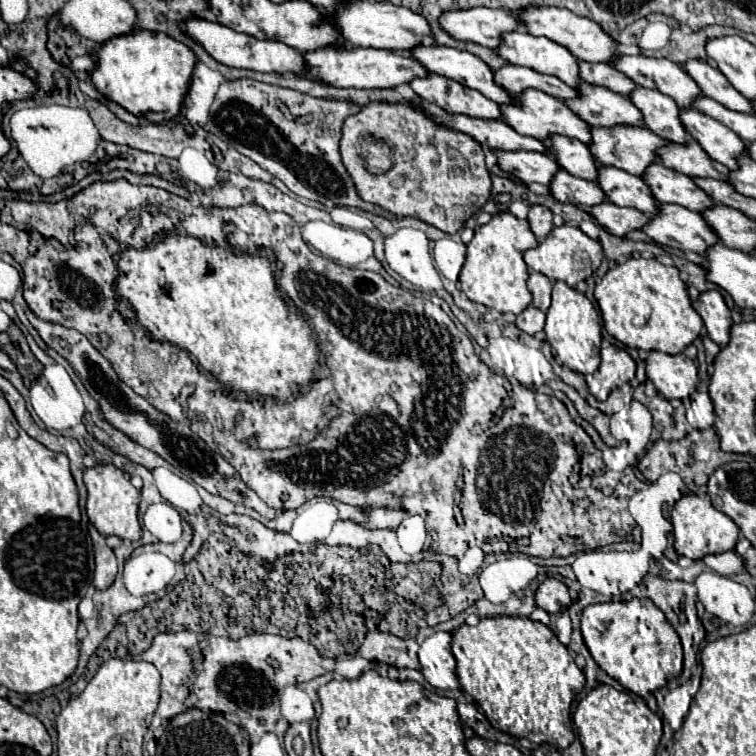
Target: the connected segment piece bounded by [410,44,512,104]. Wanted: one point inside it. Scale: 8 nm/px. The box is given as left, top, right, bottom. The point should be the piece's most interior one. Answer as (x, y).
(463, 67)

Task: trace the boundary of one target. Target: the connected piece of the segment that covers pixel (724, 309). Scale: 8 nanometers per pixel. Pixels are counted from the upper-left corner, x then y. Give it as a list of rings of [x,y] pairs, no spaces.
[[[718,290],[702,292],[700,298],[694,302],[694,308],[702,316],[704,326],[708,330],[708,336],[718,346],[726,346],[730,340],[732,318],[730,318],[730,308],[726,306],[722,294]]]

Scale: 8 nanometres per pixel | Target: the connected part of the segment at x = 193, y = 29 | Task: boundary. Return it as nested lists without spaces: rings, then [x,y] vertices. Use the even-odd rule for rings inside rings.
[[[186,18],[186,22],[182,22],[182,30],[186,30],[186,34],[192,36],[214,60],[232,68],[248,68],[248,70],[260,70],[260,72],[296,72],[296,74],[304,70],[302,54],[282,42],[258,40],[254,36],[234,32],[232,28],[222,26],[218,22],[208,22],[200,18]]]

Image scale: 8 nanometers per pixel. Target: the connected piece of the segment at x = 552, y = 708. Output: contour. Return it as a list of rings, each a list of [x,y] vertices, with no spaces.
[[[510,616],[482,618],[476,626],[462,624],[452,634],[452,654],[456,658],[456,676],[460,680],[460,688],[474,698],[496,730],[512,736],[524,736],[536,744],[550,744],[562,750],[570,746],[574,740],[570,706],[574,696],[584,688],[586,680],[582,670],[574,664],[574,658],[568,654],[568,648],[558,642],[556,634],[546,624],[532,622],[530,618]]]

